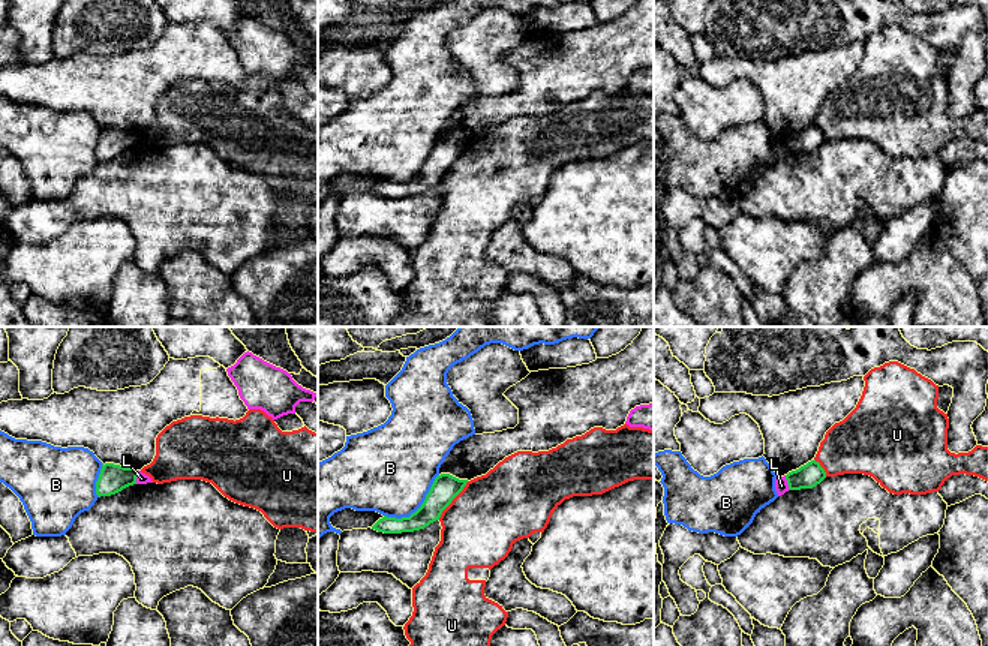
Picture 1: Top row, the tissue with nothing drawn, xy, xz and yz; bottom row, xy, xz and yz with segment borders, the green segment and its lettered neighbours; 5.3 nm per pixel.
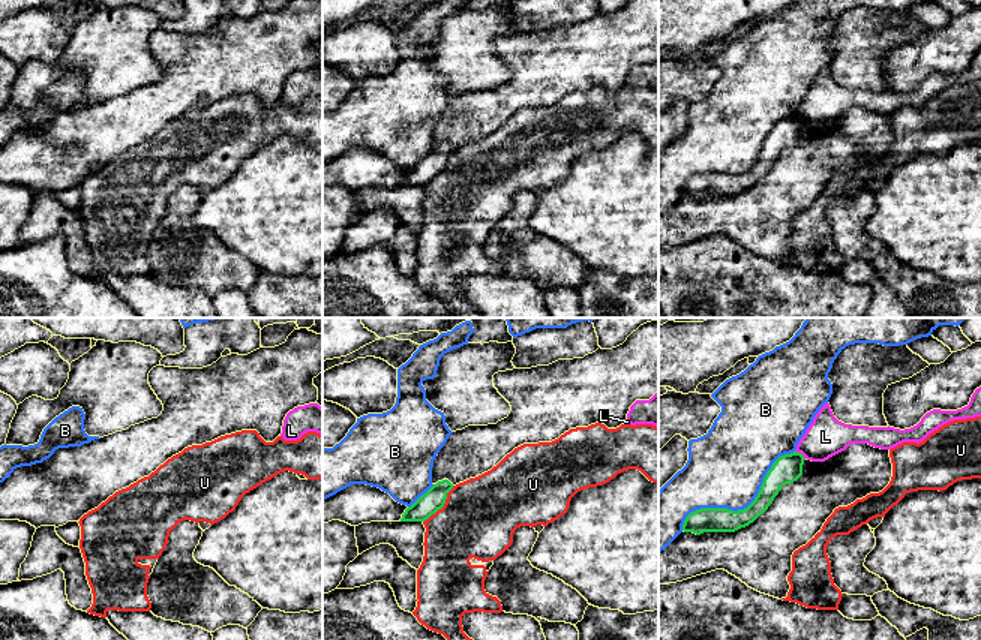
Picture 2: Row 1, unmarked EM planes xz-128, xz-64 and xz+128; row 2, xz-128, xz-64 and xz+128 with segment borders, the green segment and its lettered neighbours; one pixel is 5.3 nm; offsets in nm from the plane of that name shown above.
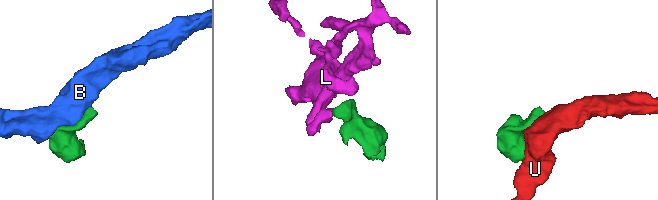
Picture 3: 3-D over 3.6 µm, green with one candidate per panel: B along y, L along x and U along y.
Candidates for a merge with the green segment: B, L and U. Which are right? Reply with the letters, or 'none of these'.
none of these

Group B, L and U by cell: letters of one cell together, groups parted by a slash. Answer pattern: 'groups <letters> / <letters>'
groups B / L / U

